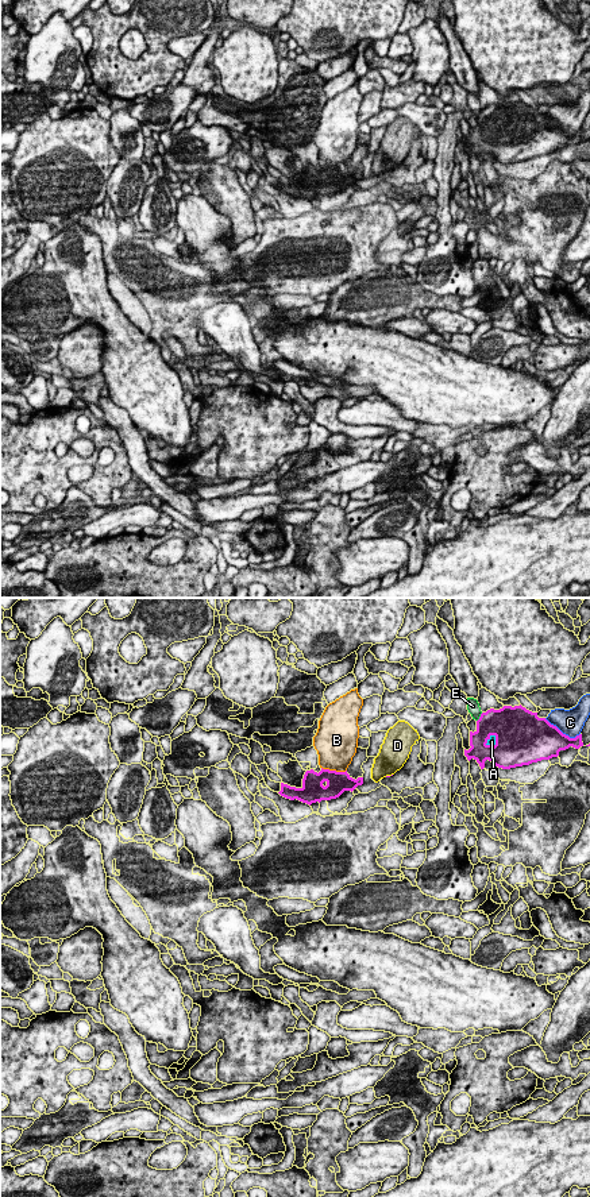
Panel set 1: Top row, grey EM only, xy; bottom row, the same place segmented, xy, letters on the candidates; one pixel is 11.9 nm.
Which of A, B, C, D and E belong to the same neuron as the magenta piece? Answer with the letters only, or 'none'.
A

